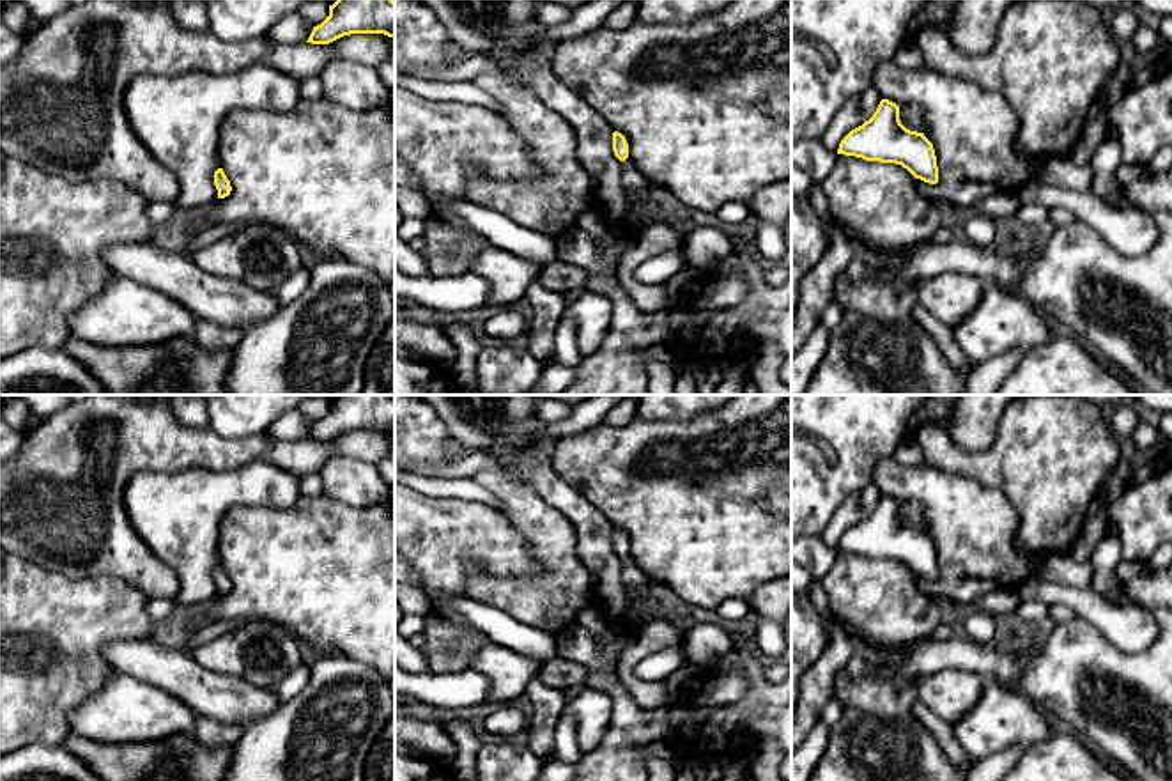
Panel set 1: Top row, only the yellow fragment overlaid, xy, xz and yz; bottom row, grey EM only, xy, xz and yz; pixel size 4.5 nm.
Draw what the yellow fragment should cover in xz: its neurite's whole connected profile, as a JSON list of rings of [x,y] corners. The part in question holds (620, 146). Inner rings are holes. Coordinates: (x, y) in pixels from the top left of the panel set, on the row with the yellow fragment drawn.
[[[618,131],[613,133],[613,151],[621,163],[621,184],[625,189],[627,207],[632,214],[641,214],[644,204],[641,191],[648,188],[644,175],[628,159],[628,143]]]

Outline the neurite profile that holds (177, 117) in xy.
[[[264,62],[230,74],[204,71],[177,76],[140,74],[124,92],[124,110],[138,140],[179,181],[179,209],[200,209],[218,200],[214,172],[221,168],[218,133],[223,119],[237,108],[292,112],[301,101],[299,83]]]

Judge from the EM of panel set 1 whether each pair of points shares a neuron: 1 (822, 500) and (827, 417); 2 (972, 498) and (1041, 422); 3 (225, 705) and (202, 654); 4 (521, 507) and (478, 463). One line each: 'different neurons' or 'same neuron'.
1: same neuron
2: different neurons
3: different neurons
4: different neurons

